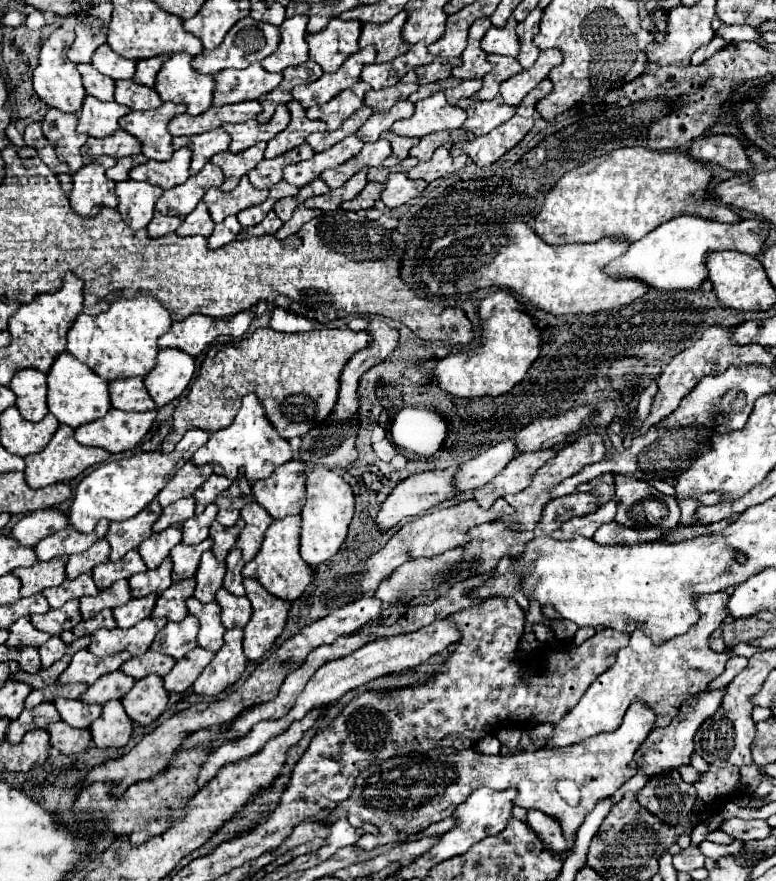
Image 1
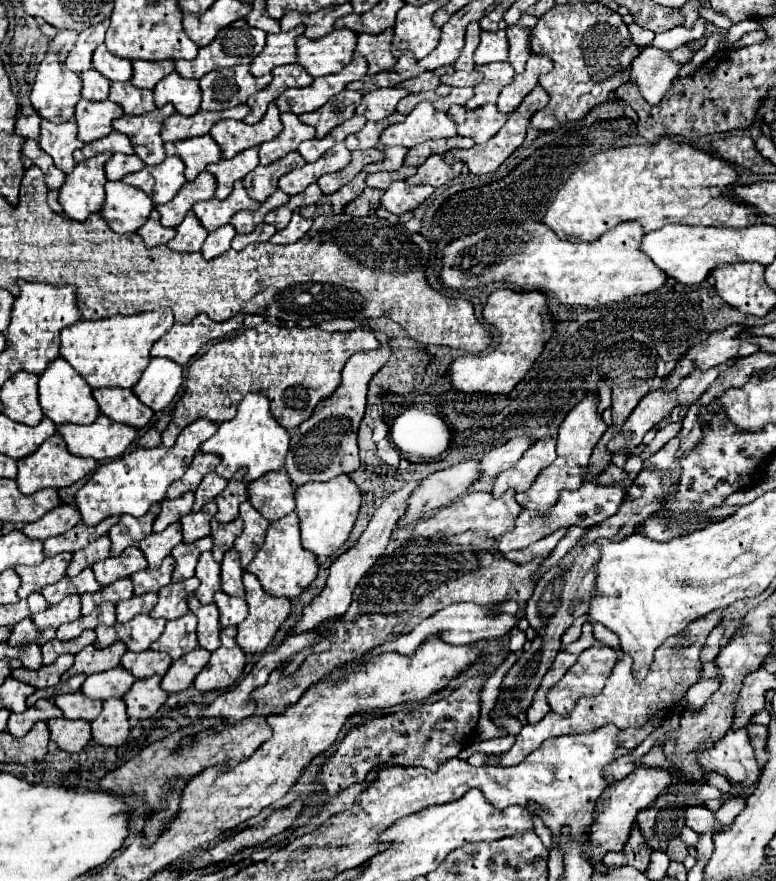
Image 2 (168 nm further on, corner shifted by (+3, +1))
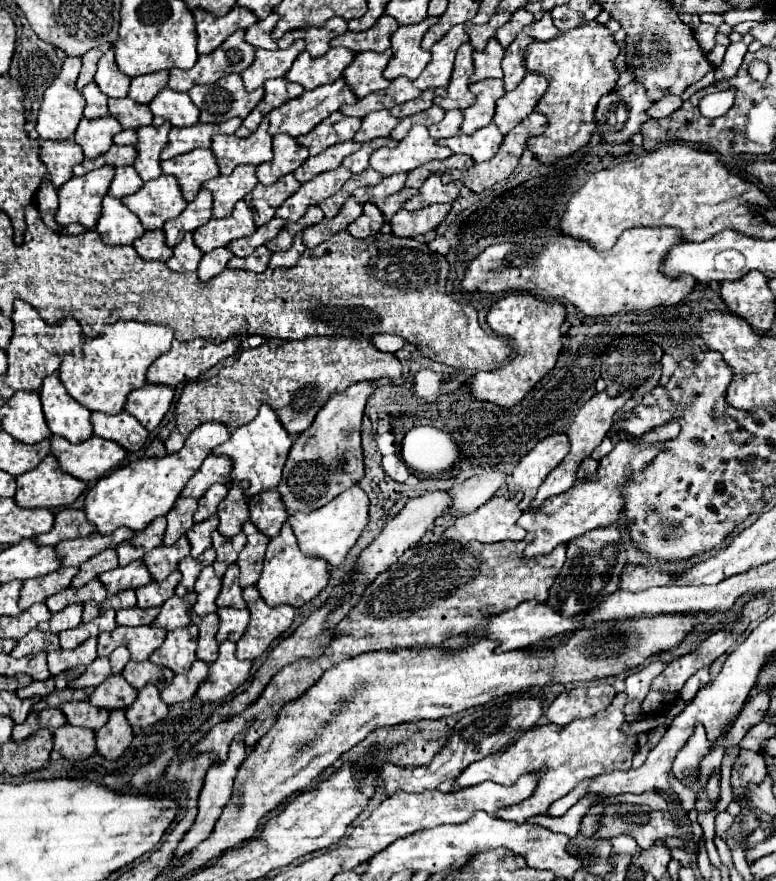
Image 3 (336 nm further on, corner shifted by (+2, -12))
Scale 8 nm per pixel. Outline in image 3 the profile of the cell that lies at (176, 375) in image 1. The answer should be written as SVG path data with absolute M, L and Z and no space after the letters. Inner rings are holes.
M146 383L144 387L128 395L128 403L124 405L124 411L136 417L148 431L154 431L168 413L172 399L174 399L174 391L170 387Z

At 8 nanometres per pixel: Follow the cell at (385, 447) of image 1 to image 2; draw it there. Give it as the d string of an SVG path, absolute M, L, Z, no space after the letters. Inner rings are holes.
M381 440L381 442L377 444L377 454L379 454L379 458L381 458L385 464L389 464L389 466L397 466L399 460L401 460L399 450L397 450L389 440Z

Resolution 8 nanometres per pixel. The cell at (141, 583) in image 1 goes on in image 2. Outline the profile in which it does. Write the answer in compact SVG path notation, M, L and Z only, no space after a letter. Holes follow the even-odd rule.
M167 556L159 568L155 568L155 570L145 568L141 572L131 574L135 594L139 596L145 592L159 592L163 586L167 586L171 582L173 568L175 568L175 560L173 560L173 556Z

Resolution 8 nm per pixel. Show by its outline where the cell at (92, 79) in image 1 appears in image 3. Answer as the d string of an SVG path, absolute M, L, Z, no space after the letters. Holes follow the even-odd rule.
M88 83L82 89L82 95L86 99L86 107L84 107L86 119L98 119L108 115L108 97L98 89L96 83Z

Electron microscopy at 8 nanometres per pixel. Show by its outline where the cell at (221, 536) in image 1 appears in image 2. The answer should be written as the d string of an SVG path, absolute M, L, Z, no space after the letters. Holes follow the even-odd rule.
M237 518L233 522L221 524L217 520L211 520L211 538L213 538L213 558L217 562L223 560L223 554L233 546L235 538L241 534L243 530L243 520Z

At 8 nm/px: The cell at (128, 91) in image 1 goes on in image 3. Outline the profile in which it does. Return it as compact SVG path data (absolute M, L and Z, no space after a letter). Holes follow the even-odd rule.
M130 97L122 99L108 99L110 115L120 121L124 129L138 129L144 125L152 125L152 111L148 105L140 105Z

